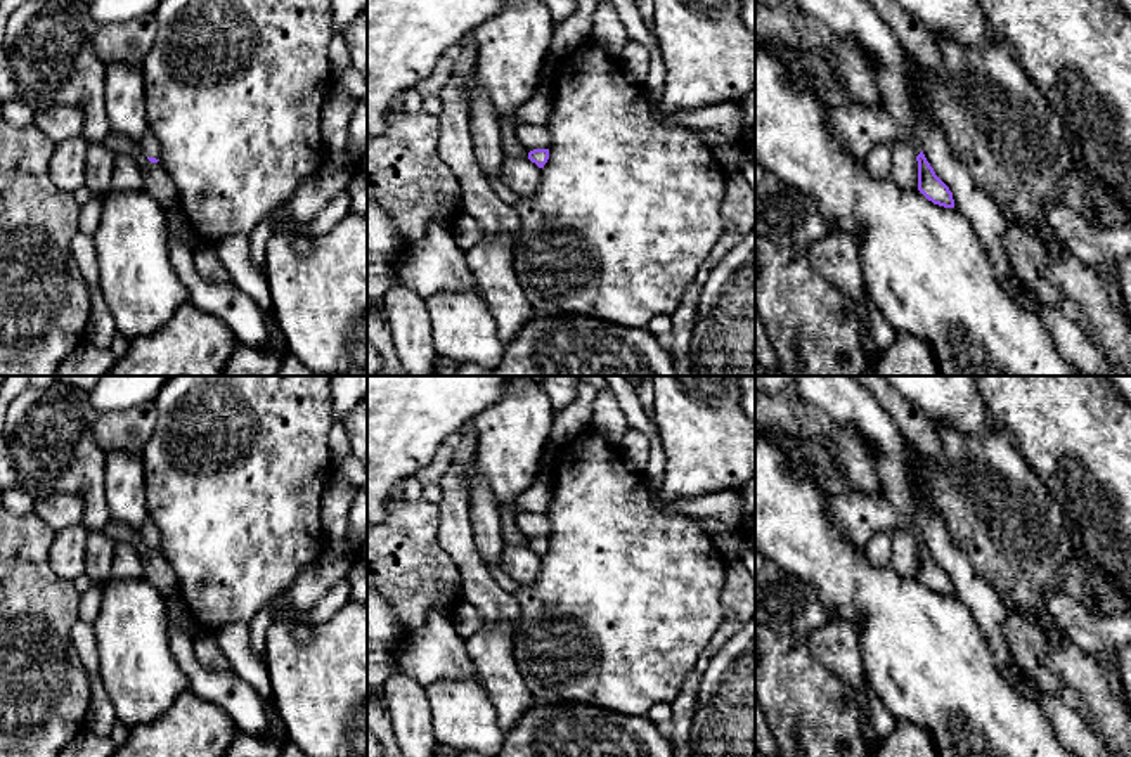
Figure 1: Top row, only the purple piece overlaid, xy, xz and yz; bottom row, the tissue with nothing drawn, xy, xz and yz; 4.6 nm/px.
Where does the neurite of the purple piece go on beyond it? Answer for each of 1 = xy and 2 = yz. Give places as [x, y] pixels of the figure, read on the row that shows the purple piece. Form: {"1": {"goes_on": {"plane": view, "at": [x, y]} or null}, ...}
{"1": {"goes_on": {"plane": "xy", "at": [151, 148]}}, "2": {"goes_on": {"plane": "yz", "at": [859, 129]}}}

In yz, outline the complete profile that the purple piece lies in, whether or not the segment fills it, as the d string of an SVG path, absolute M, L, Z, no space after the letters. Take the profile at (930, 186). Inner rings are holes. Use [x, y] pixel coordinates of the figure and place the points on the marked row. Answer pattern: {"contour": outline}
{"contour": "M850 106L828 109L826 125L837 140L856 158L866 158L873 147L908 144L918 161L918 191L934 204L954 208L953 192L935 175L914 133L901 126L885 107Z"}

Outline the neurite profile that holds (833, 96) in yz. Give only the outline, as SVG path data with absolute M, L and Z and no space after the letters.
M809 52L805 55L795 55L792 62L805 76L818 80L821 102L828 109L843 109L852 106L845 88L833 80L830 68L818 54Z

